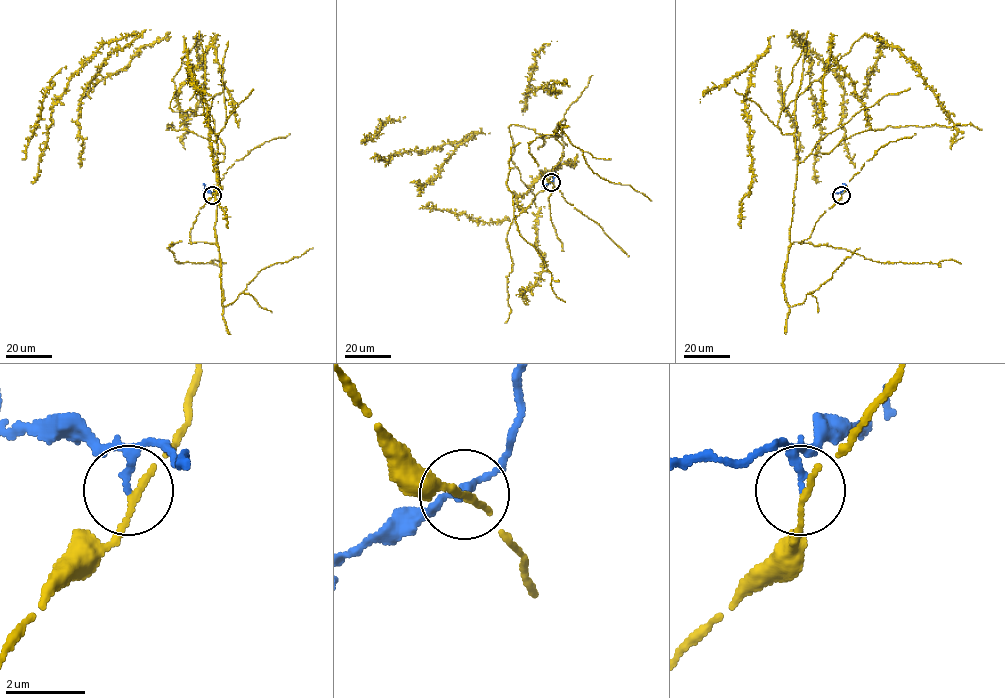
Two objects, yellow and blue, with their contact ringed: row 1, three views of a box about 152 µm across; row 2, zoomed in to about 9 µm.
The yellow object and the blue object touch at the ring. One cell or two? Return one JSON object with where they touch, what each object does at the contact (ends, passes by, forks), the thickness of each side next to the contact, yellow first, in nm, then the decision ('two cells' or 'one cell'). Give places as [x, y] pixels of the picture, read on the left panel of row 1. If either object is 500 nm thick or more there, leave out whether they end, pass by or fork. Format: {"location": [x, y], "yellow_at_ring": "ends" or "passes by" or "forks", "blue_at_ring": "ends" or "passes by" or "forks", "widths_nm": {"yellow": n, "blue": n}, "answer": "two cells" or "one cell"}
{"location": [212, 195], "yellow_at_ring": "ends", "blue_at_ring": "passes by", "widths_nm": {"yellow": 200, "blue": 140}, "answer": "two cells"}

